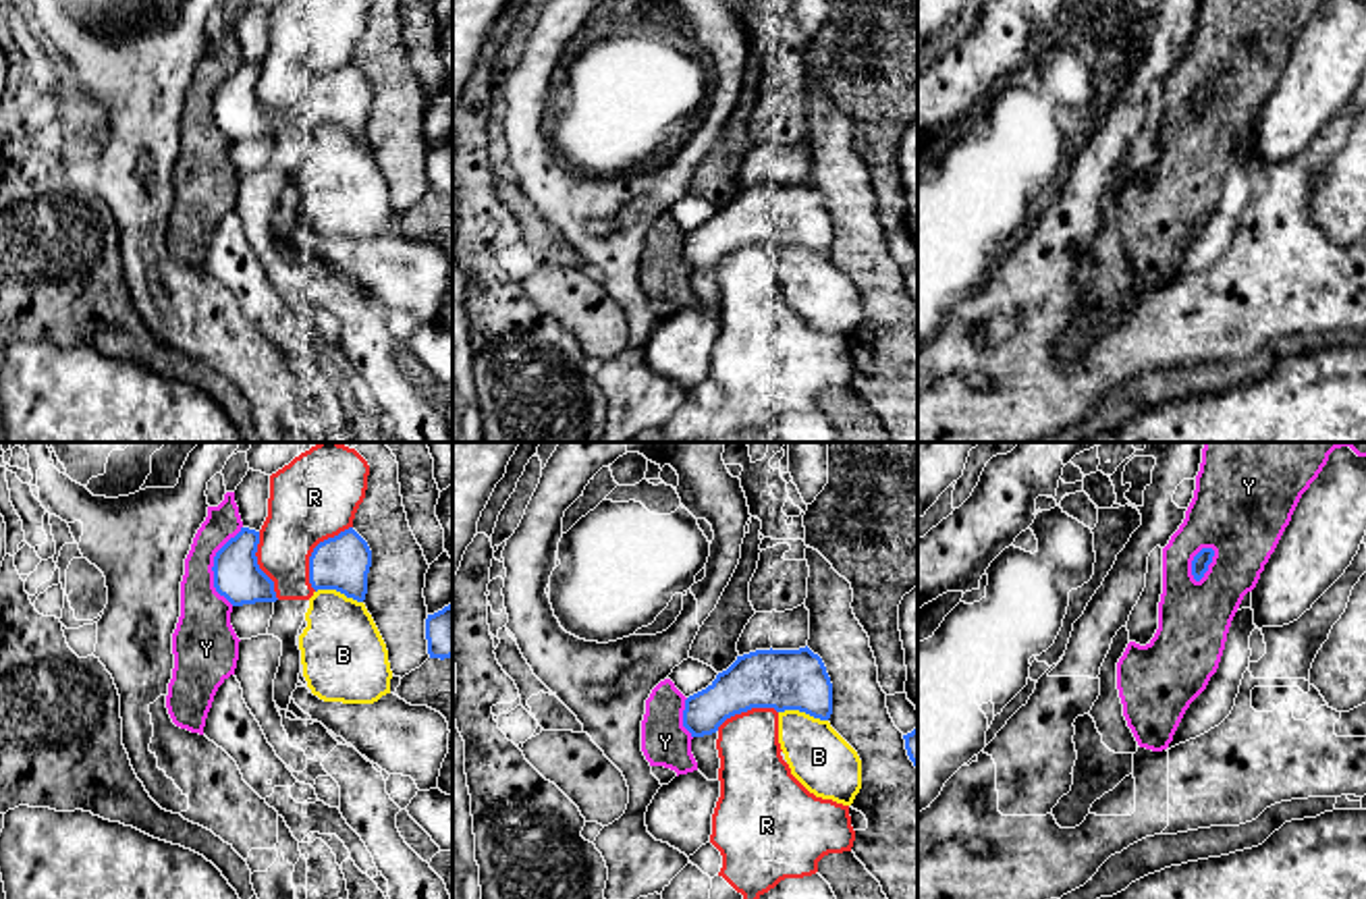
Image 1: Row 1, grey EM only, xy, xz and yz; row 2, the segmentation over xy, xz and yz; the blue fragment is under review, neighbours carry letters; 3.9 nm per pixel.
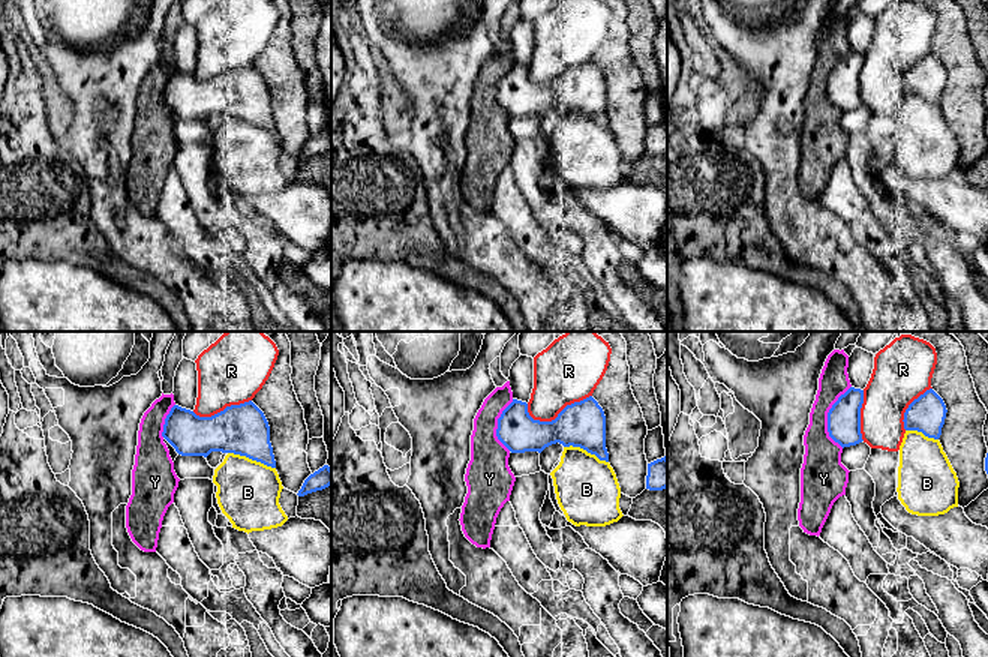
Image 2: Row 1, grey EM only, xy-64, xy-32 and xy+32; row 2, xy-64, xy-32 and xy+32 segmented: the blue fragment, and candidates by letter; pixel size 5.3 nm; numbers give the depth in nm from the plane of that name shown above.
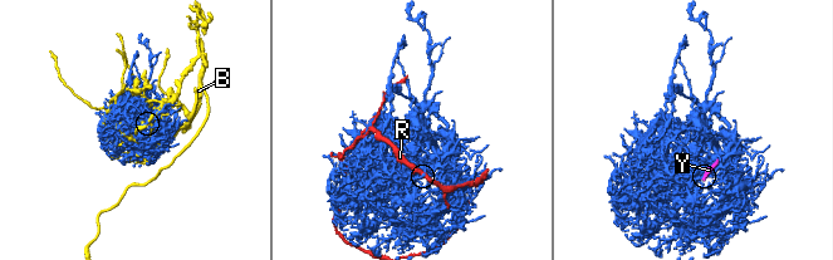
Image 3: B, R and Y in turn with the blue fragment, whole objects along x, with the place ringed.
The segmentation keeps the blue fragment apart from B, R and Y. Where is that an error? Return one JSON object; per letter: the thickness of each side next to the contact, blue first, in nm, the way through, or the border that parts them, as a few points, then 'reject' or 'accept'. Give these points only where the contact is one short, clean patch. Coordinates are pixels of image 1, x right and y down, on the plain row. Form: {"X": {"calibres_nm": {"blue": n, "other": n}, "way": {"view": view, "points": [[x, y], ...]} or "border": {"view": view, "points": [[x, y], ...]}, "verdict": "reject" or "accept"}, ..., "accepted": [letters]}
{"B": {"calibres_nm": {"blue": 240, "other": 240}, "verdict": "reject"}, "R": {"calibres_nm": {"blue": 220, "other": 300}, "verdict": "reject"}, "Y": {"calibres_nm": {"blue": 190, "other": 220}, "border": {"view": "xy", "points": [[241, 61], [216, 88], [212, 102], [212, 121], [231, 140]]}, "verdict": "reject"}, "accepted": []}

